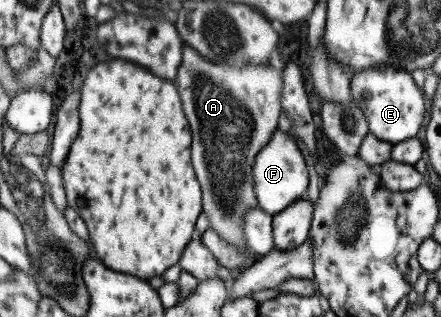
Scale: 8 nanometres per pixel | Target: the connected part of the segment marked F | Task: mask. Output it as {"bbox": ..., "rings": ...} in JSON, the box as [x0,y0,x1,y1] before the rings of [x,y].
{"bbox":[253,129,308,216],"rings":[[[276,129],[271,134],[271,140],[253,158],[253,188],[257,207],[269,216],[281,213],[289,204],[299,200],[306,190],[308,171],[295,139]]]}

